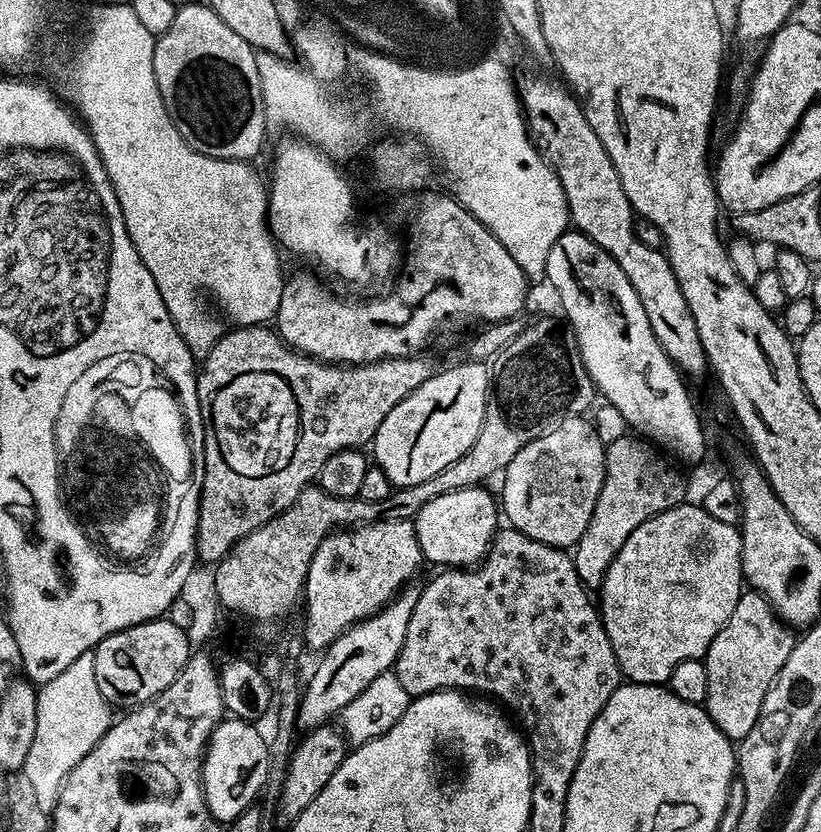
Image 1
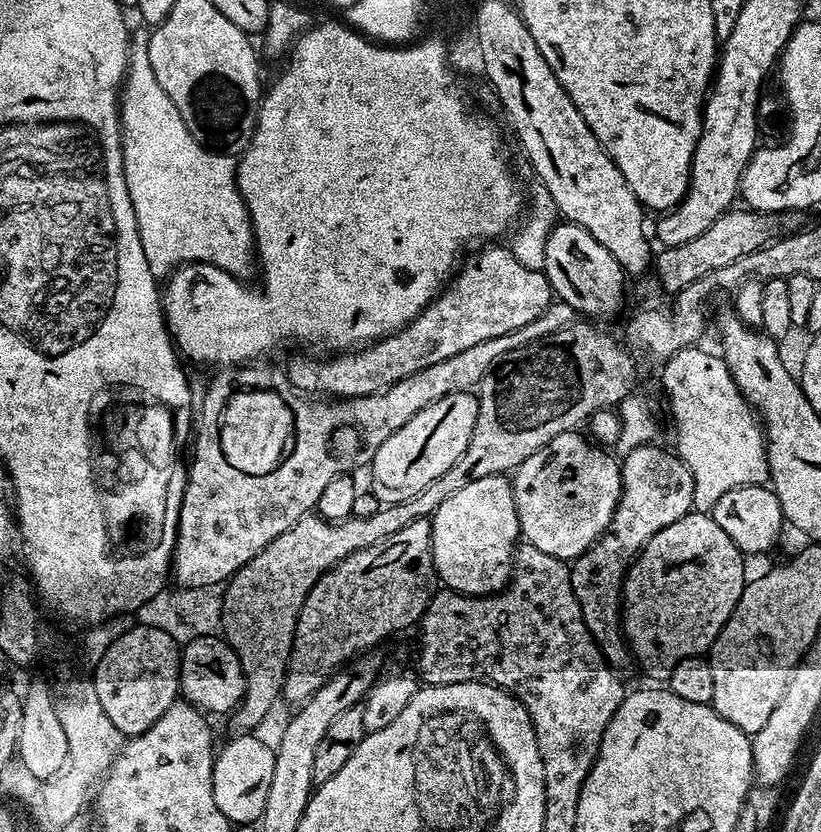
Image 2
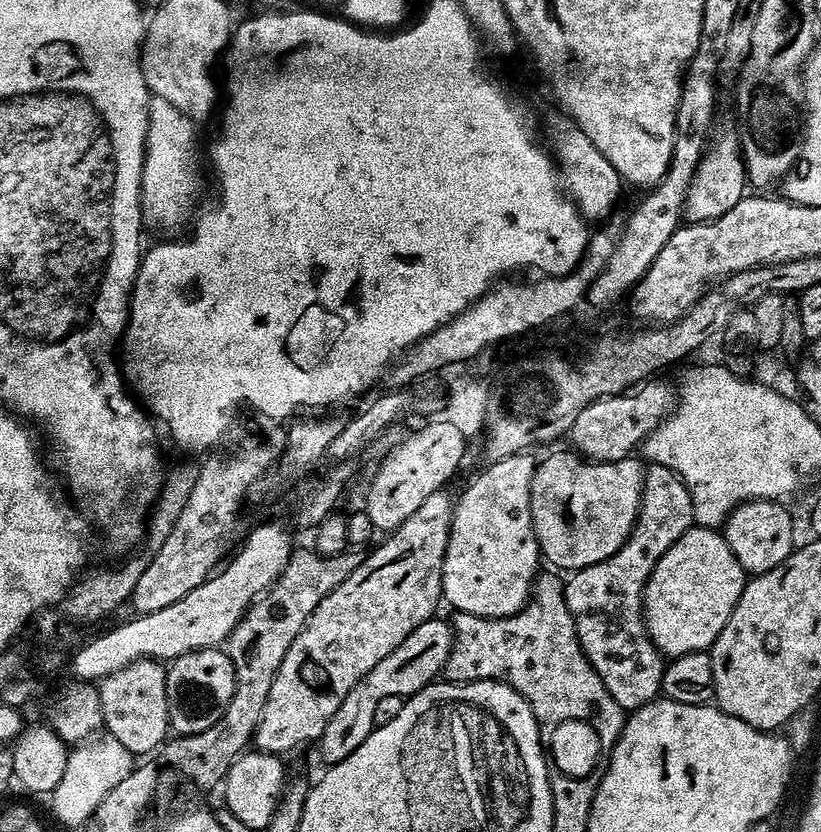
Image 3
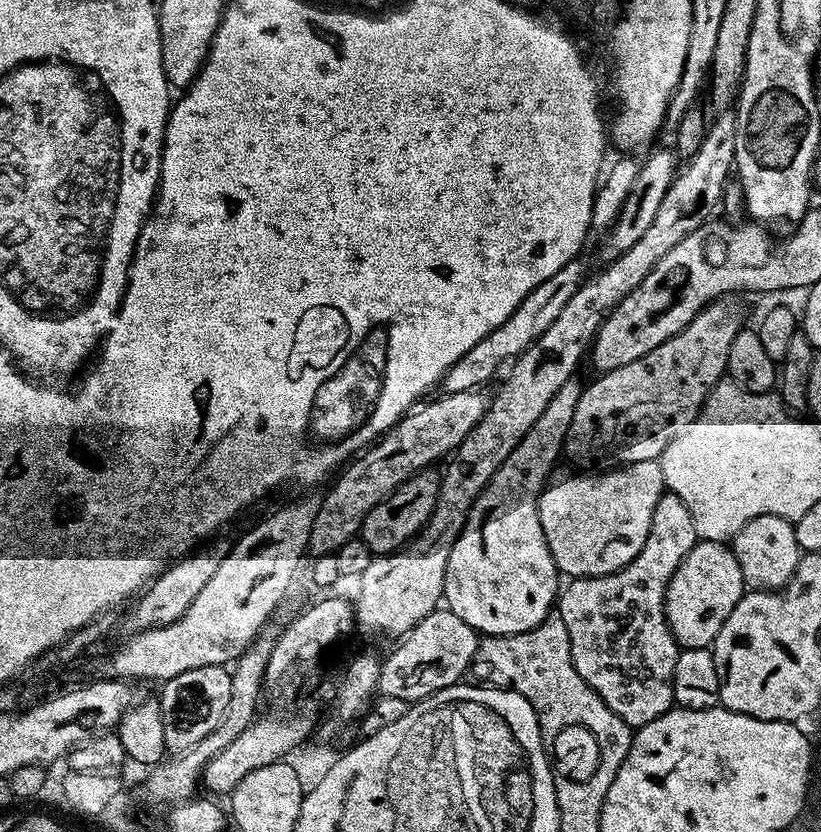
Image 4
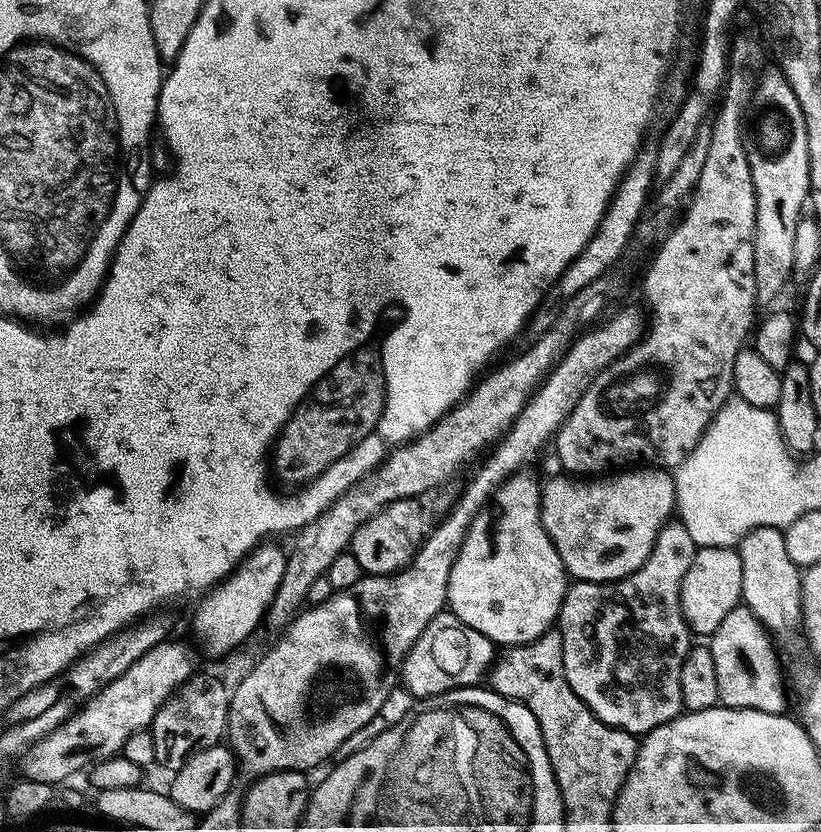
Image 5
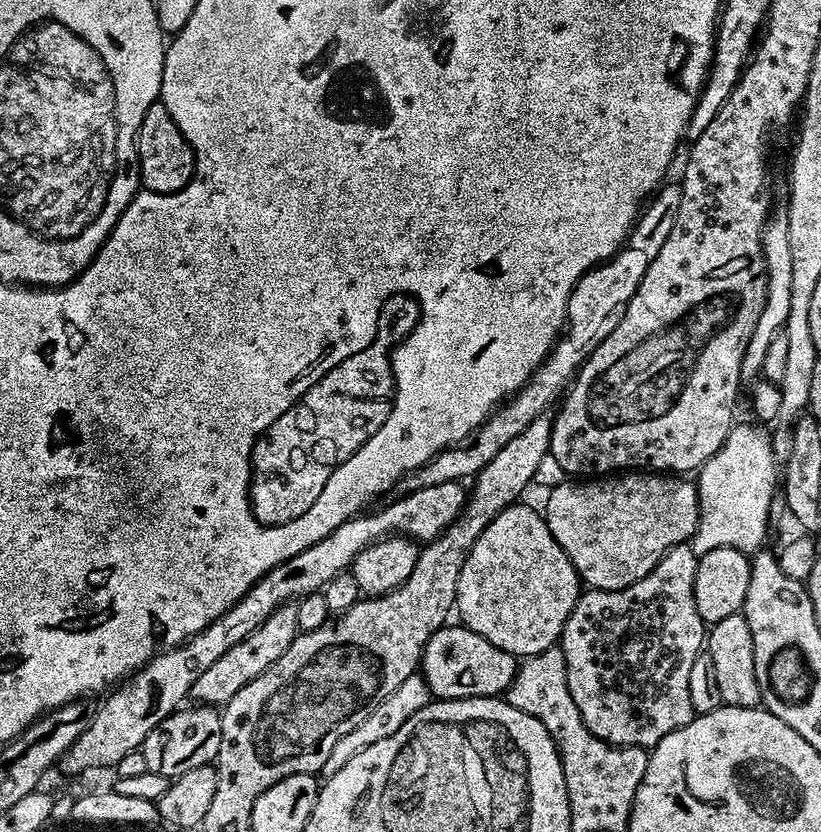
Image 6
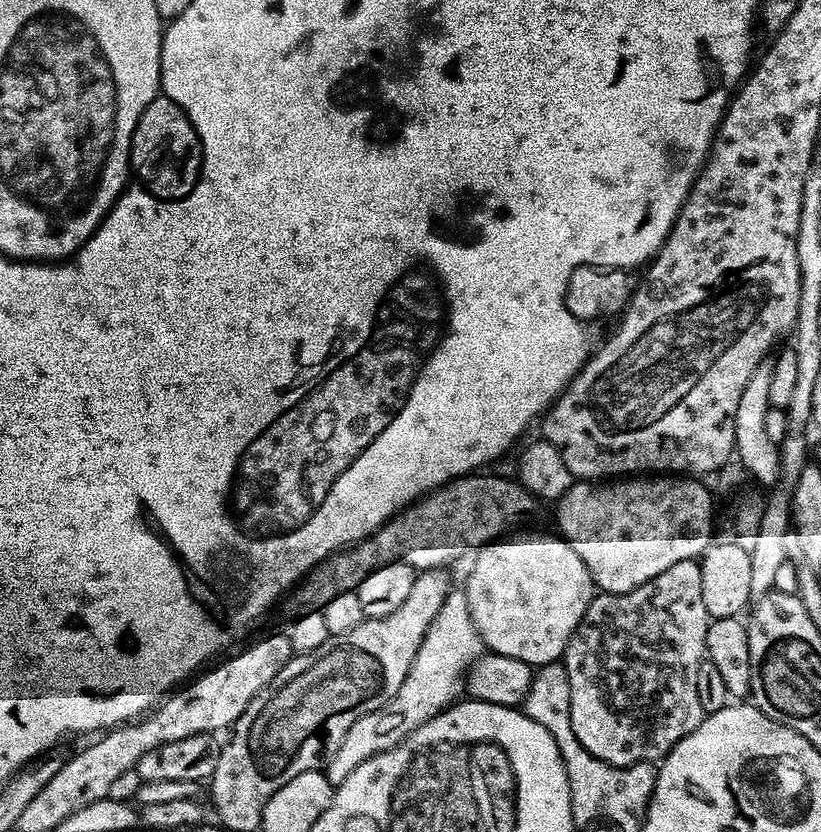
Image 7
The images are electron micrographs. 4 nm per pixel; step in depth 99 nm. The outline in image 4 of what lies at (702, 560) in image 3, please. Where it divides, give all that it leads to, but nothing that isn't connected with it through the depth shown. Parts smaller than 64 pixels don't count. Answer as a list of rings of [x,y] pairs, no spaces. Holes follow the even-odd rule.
[[[718,540],[697,542],[674,570],[664,599],[664,613],[677,644],[681,648],[709,647],[745,591],[742,570],[731,547]]]

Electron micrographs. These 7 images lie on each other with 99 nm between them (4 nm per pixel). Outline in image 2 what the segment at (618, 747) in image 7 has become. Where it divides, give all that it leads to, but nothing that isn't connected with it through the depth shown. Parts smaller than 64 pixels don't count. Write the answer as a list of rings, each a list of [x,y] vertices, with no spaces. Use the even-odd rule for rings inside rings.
[[[649,442],[627,449],[623,454],[624,460],[619,461],[620,497],[614,516],[605,532],[570,564],[570,586],[574,586],[574,598],[578,598],[578,606],[582,606],[586,630],[590,630],[604,659],[617,670],[623,669],[623,664],[630,660],[622,627],[624,575],[644,544],[658,534],[658,530],[693,511],[694,502],[694,478],[675,451],[667,452],[656,442]]]

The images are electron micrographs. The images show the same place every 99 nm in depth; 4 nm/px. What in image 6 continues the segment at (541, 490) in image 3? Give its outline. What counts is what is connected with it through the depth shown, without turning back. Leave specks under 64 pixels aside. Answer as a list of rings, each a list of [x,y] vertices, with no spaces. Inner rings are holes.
[[[628,470],[623,474],[609,474],[603,478],[568,478],[565,479],[564,488],[558,484],[548,492],[548,501],[542,507],[542,515],[548,524],[550,534],[559,544],[564,545],[564,552],[570,558],[576,573],[580,575],[581,581],[588,588],[601,588],[602,590],[618,590],[646,578],[650,570],[660,561],[668,551],[674,546],[691,541],[692,535],[696,533],[696,527],[700,521],[700,494],[695,483],[691,479],[685,478],[680,474],[657,474],[651,470]]]

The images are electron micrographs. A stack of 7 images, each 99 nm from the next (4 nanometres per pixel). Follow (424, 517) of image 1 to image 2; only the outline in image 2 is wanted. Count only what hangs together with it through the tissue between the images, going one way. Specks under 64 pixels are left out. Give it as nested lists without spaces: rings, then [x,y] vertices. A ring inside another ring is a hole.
[[[507,475],[478,478],[438,506],[432,522],[432,557],[439,583],[467,596],[501,592],[512,576],[512,555],[521,539],[512,482]]]

